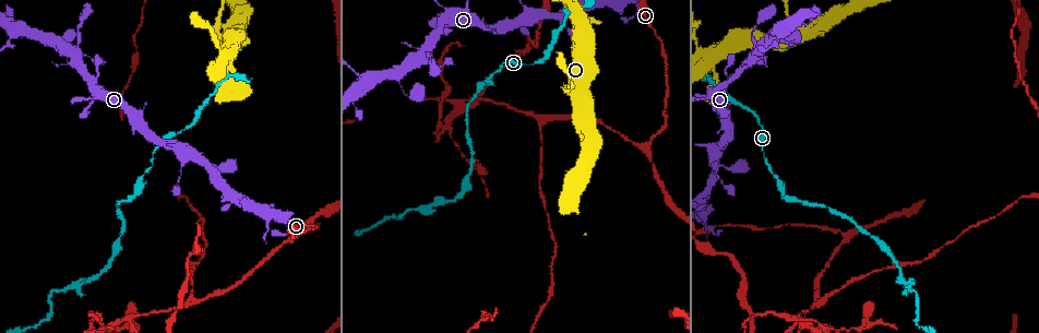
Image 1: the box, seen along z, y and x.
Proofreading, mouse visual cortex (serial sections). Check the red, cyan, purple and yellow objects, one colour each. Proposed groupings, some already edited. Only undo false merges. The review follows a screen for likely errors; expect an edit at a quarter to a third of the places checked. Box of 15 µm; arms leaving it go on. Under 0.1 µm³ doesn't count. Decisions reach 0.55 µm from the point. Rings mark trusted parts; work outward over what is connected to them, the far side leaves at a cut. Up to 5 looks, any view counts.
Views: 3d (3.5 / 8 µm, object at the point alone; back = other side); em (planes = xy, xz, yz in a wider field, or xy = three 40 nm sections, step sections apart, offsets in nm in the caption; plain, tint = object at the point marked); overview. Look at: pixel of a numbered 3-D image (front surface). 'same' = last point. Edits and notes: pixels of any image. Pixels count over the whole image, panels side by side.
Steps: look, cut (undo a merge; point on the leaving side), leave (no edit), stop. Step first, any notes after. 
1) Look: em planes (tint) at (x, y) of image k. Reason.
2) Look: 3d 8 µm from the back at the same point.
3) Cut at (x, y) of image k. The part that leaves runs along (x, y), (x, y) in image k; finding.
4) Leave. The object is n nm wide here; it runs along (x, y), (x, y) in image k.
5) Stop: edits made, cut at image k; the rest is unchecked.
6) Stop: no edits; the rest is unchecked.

Look: 3d 3.5 µm at (645, 148) of image 1. Sharp bend.

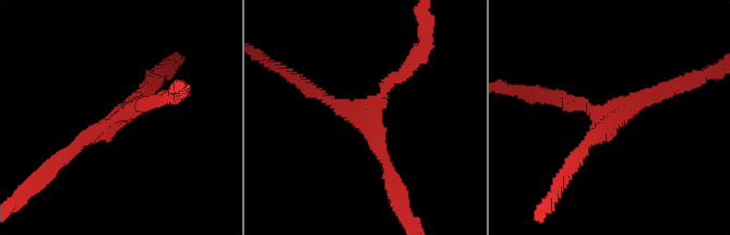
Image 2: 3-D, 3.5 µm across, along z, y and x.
Look: em xy step 1 (tint) at (122, 114) of image 2. 3 arms meet here; the arms are 200, 200, 200 nm wide; shape alone is not enough.

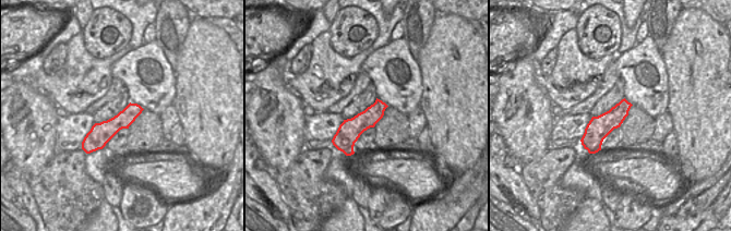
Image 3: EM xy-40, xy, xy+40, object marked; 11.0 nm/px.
Leave. It runs along (139, 109), (133, 110), (85, 146) in image 3; continuous, no second cell.

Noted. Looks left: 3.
Look: 3d 3.5 µm at (572, 92) of image 1. Thick turns thin.

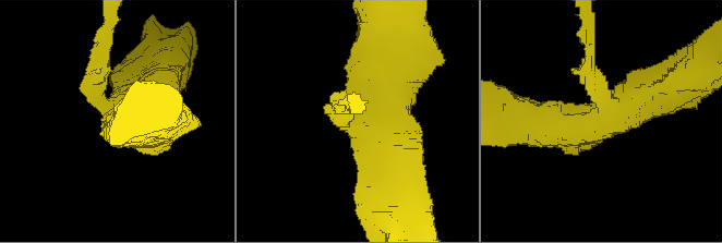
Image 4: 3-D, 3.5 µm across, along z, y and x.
Look: em xy step 5 (tint) at (360, 126) of image 4. Now the EM.

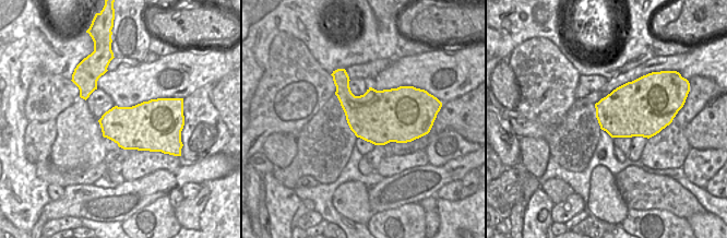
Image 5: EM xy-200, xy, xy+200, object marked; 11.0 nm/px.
Leave. It runs along (549, 126), (610, 112), (588, 59) in image 4; one cell here.

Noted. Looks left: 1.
Stop: no edits; the rest is unchecked.

